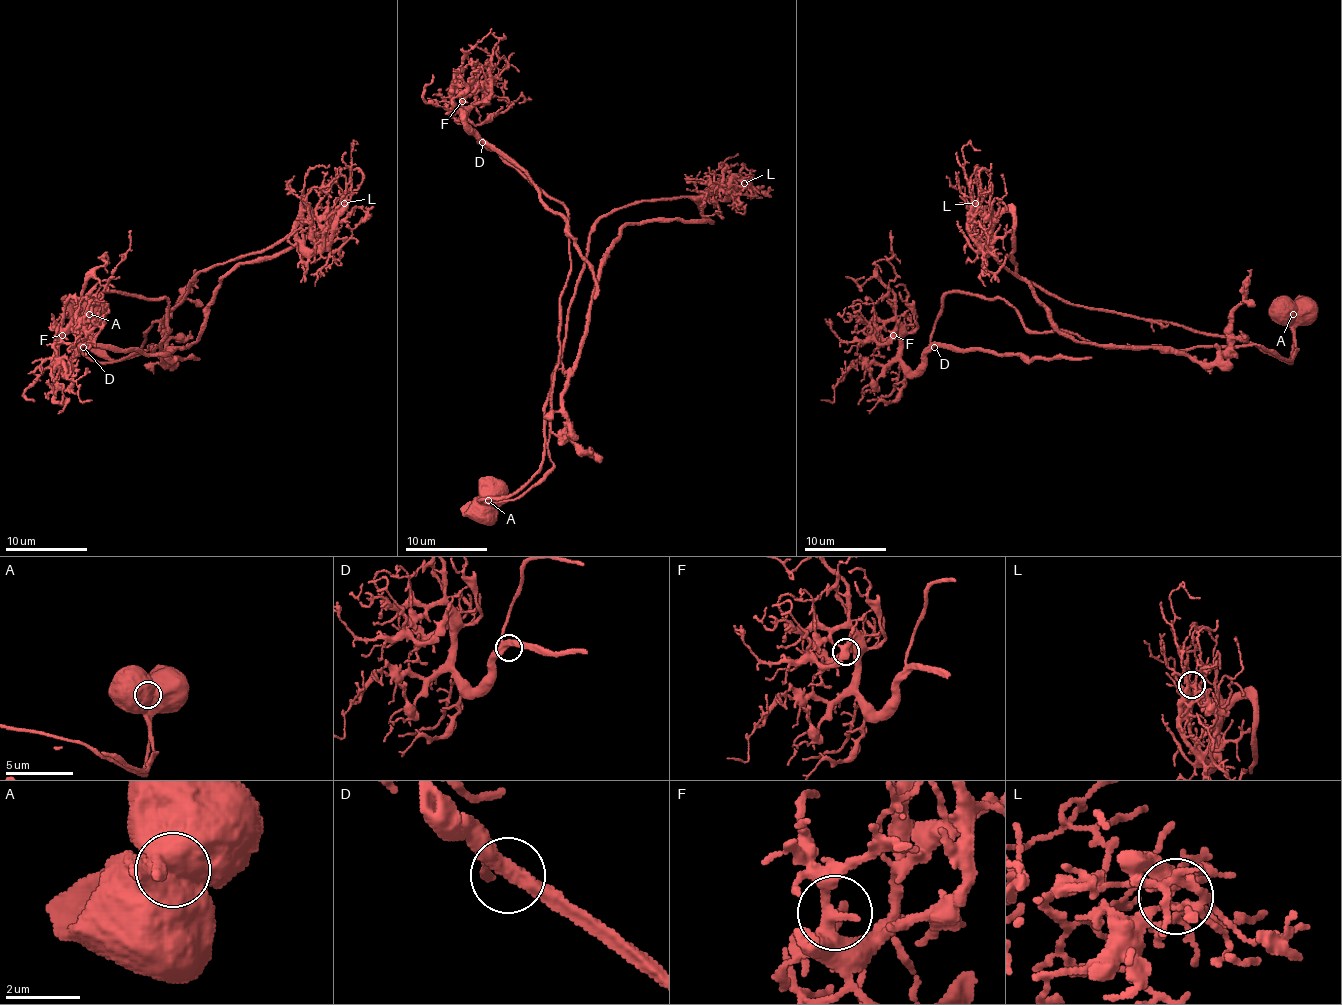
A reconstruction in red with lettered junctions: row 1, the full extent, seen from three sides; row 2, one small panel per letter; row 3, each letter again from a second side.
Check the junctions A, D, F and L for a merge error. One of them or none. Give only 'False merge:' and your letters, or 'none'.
False merge: A

